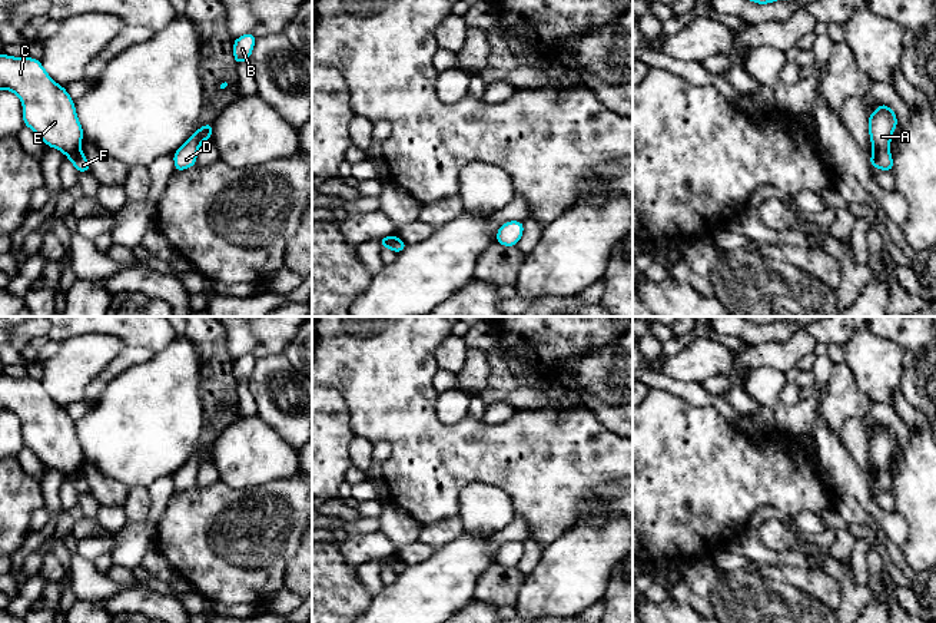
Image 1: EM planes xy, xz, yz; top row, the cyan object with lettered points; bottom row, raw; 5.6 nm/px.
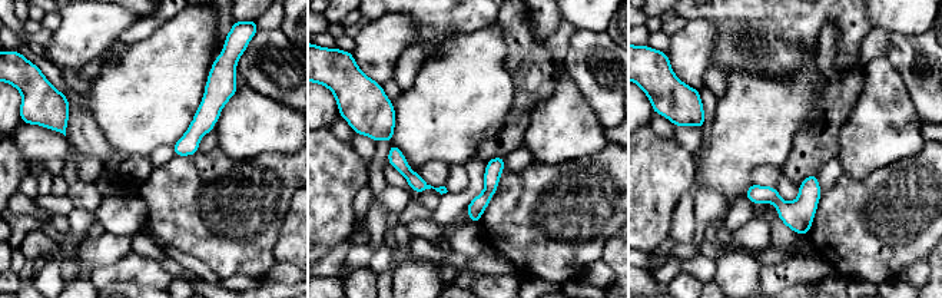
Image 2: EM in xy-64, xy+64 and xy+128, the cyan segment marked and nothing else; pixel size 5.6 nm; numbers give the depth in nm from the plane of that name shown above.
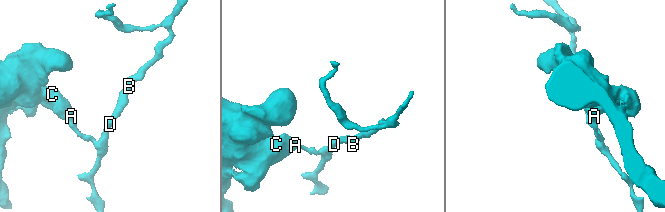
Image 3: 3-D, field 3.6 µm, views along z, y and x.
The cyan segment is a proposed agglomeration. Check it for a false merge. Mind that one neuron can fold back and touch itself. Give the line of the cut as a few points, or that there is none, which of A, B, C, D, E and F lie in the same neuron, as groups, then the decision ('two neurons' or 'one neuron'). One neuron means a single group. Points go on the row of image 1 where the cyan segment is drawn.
yz (888, 148), (873, 152) | A C E / B D F | two neurons

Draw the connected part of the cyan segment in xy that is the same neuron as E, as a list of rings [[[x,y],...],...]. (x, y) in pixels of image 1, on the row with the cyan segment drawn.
[[[0,54],[0,90],[13,92],[23,105],[23,122],[49,148],[66,156],[82,146],[83,127],[74,100],[57,84],[40,60]]]

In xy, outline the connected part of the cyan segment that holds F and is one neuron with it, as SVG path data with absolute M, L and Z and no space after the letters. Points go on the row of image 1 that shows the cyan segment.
M77 149L72 153L69 153L66 158L70 159L70 162L73 163L74 169L82 173L82 172L90 172L90 165L83 153L82 149Z

